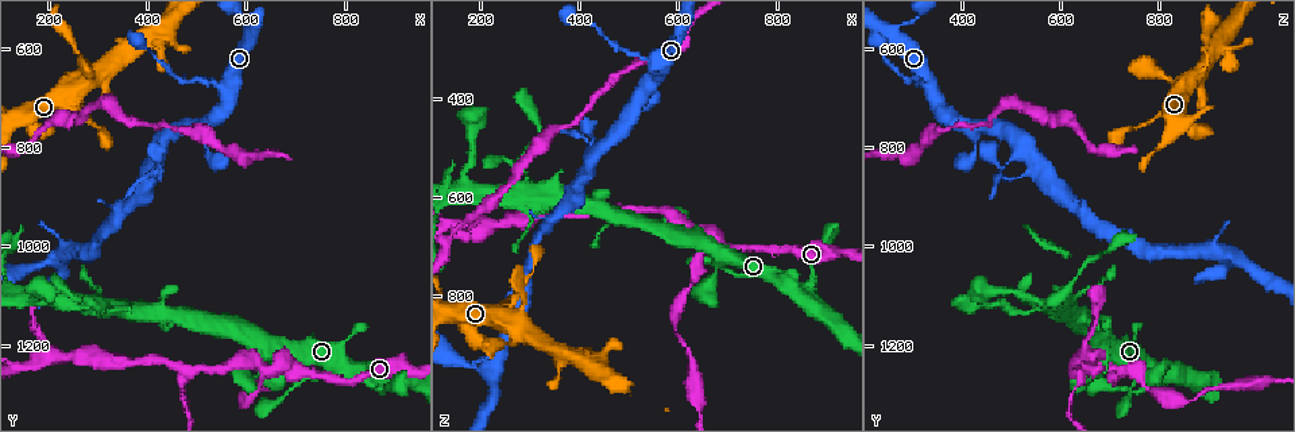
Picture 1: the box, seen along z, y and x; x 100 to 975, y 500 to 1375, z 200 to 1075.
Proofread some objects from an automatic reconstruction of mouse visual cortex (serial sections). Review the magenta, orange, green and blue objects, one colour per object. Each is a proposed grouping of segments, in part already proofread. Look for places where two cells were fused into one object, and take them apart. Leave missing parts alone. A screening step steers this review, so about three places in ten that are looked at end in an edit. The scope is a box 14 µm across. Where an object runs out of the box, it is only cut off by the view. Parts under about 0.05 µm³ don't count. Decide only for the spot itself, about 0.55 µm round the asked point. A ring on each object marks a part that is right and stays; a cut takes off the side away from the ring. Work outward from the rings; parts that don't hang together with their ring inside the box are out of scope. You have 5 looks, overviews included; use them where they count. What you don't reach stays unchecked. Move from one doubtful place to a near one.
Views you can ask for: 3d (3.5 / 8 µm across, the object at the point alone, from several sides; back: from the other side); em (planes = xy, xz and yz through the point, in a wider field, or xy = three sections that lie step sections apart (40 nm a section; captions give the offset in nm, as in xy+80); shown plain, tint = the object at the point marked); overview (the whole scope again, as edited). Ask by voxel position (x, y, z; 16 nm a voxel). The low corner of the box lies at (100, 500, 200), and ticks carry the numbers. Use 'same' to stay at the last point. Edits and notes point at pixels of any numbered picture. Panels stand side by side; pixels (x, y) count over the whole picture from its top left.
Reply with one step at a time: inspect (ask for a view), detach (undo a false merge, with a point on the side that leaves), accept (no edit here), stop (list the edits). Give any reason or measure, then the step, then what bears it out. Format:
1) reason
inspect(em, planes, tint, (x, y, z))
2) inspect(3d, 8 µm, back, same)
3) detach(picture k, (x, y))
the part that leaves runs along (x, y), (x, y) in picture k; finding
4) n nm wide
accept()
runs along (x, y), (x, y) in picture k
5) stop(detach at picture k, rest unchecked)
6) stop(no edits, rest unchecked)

abrupt turn
inspect(3d, 3.5 µm, (555, 675, 335))

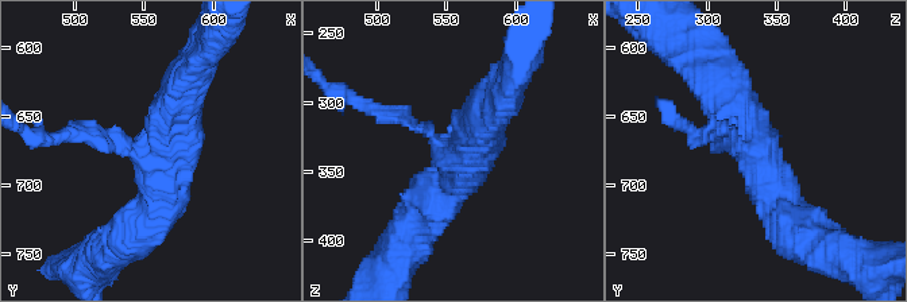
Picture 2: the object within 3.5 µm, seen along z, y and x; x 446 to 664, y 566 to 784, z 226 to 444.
3 arms; arms of 150, 500, 500 nm
inspect(em, xy, step 3, tint, (550, 674, 332))

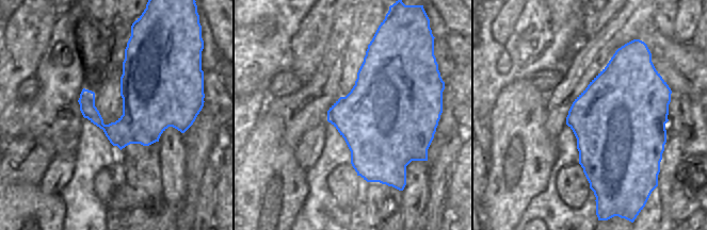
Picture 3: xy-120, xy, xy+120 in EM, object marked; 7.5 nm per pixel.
accept()
runs along (720, 85), (795, 233) in picture 2; all the same cell

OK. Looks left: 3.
three arms meet
inspect(em, xy, step 3, tint, (835, 1260, 785))

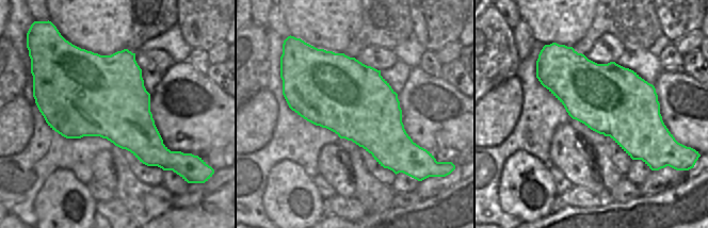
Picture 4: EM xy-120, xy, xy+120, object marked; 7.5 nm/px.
inspect(3d, 3.5 µm, same)

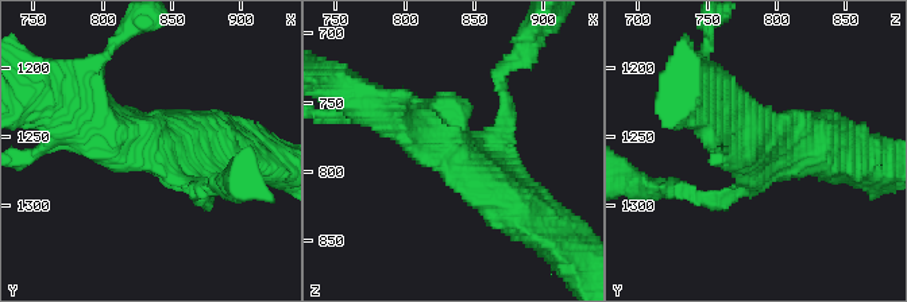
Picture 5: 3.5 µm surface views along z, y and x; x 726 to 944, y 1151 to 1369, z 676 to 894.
3 arms
accept()
runs along (385, 111), (443, 142), (517, 210) in picture 5; all the same cell

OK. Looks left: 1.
stop(no edits, rest unchecked)

